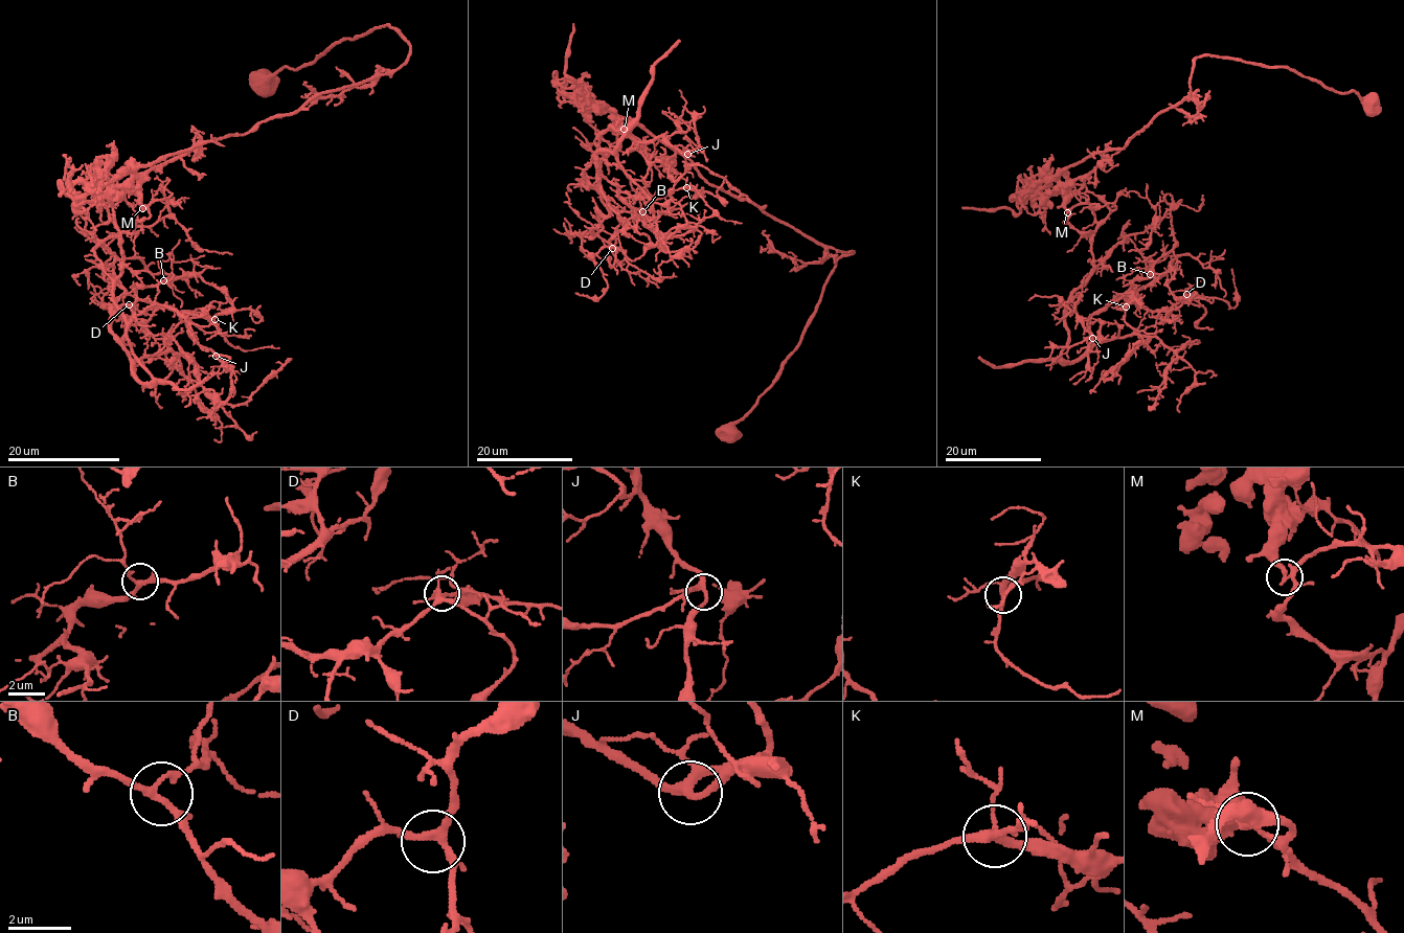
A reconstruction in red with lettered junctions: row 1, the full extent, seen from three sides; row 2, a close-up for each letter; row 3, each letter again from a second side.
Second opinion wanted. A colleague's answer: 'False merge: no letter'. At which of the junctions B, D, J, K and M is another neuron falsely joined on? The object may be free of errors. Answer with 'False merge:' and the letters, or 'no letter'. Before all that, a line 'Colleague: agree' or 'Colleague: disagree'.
Colleague: disagree
False merge: M

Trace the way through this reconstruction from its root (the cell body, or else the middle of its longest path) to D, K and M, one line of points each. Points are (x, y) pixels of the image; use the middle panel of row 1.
D: (727, 433), (853, 253), (621, 117), (596, 154), (612, 248)
K: (727, 433), (853, 253), (629, 120), (606, 155), (599, 137), (632, 122), (596, 154), (621, 191), (686, 187)
M: (727, 433), (798, 343), (835, 263), (853, 253), (824, 248), (711, 185), (686, 157), (619, 117), (625, 129)

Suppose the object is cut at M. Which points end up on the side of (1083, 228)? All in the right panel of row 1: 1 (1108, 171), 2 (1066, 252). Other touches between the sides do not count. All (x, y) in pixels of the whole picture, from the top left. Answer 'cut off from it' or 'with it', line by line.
1: cut off from it
2: with it

